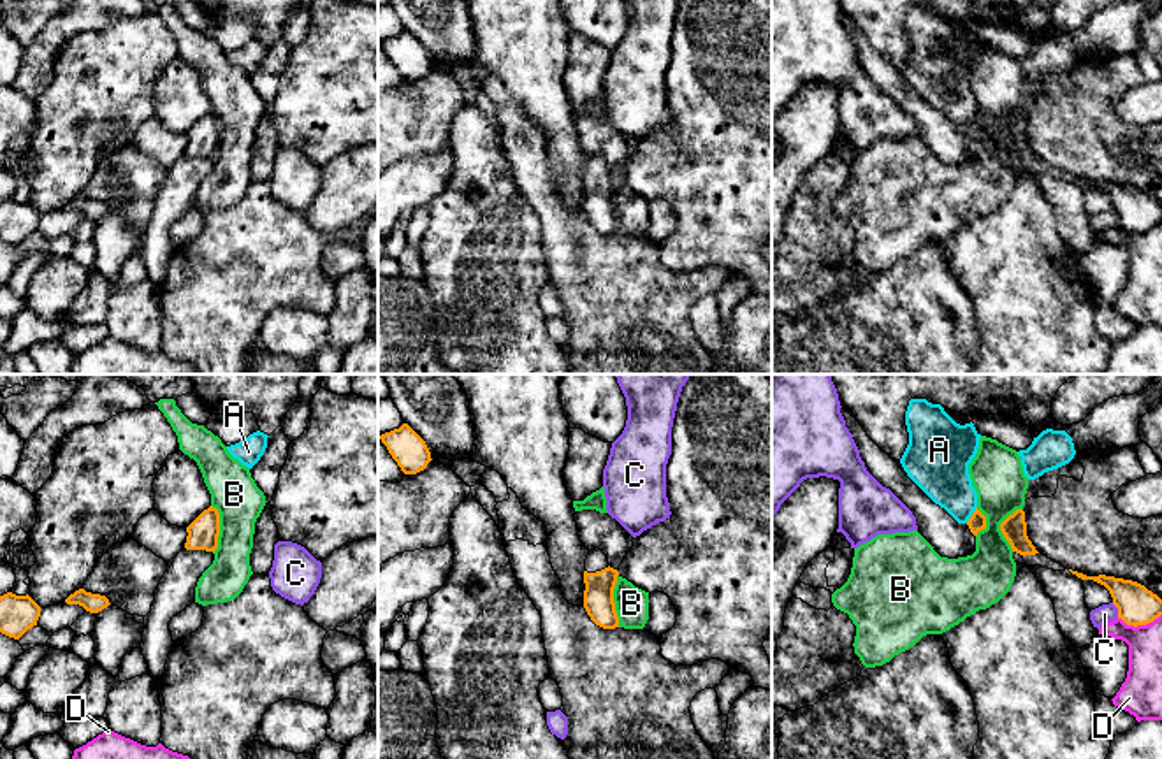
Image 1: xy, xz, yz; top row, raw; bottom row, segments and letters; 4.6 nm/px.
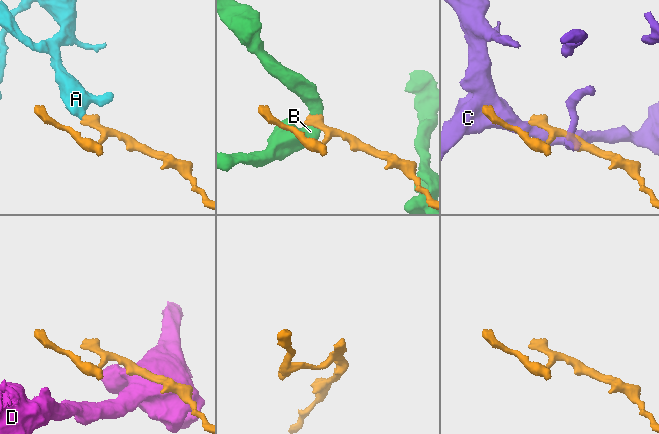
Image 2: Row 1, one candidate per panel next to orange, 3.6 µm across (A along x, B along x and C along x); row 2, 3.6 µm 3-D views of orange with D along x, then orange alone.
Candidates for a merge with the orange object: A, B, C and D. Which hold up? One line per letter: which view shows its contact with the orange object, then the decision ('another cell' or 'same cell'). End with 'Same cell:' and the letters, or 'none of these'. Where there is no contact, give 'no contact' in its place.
A: yz | same cell
B: xz | another cell
C: yz | another cell
D: yz | another cell
Same cell: A

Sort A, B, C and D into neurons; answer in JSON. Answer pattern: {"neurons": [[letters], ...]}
{"neurons": [["A"], ["B"], ["C"], ["D"]]}

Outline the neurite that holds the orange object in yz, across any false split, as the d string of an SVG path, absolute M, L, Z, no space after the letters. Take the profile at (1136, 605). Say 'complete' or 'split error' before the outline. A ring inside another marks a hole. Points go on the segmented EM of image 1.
complete; M1072 569L1069 571L1081 580L1093 580L1104 585L1113 597L1113 604L1118 608L1118 618L1127 625L1146 625L1162 615L1162 599L1137 582L1106 575L1086 576Z

